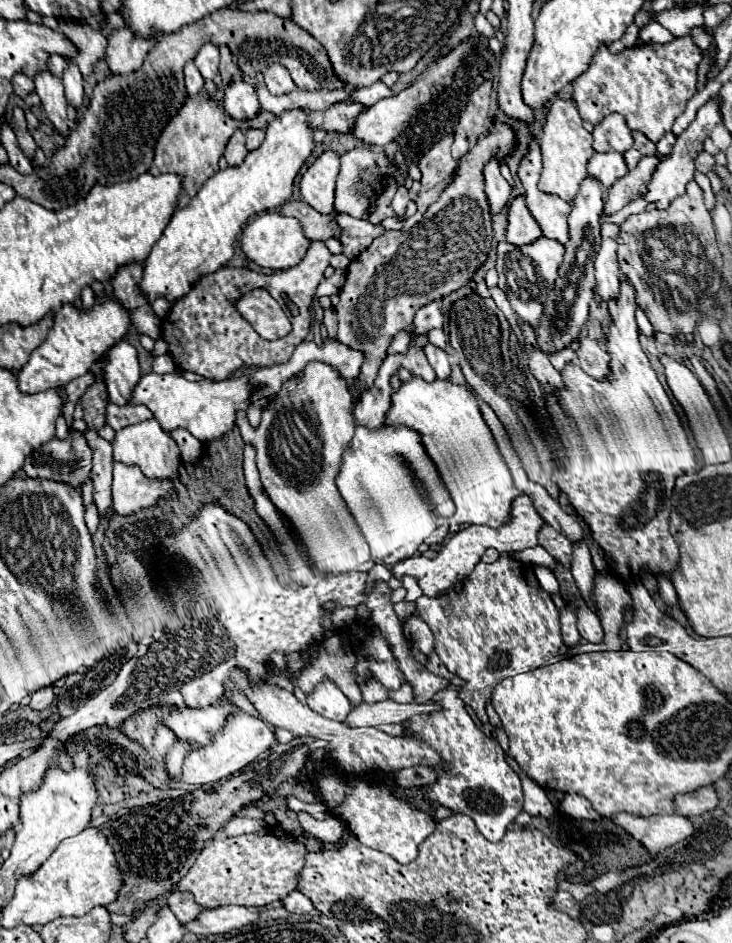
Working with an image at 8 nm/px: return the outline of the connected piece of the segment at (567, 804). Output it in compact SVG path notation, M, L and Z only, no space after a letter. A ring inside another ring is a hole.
M567 794L563 804L561 804L561 808L563 808L565 814L569 814L573 818L583 818L583 820L597 820L597 818L601 818L595 812L595 808L591 806L591 802L587 798L579 796L579 794Z

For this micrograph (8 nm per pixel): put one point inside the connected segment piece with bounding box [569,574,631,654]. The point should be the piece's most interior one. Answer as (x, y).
(611, 597)

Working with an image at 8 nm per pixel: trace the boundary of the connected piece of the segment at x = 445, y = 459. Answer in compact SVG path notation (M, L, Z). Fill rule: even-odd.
M413 378L409 382L403 382L401 388L393 394L391 398L391 410L387 412L385 424L403 424L403 426L413 426L425 442L425 448L429 450L429 456L437 464L437 470L451 492L451 498L455 502L455 516L447 520L449 524L485 524L485 526L503 526L511 520L511 504L513 500L521 494L515 484L513 476L495 444L495 438L485 424L481 416L481 398L469 390L465 384L455 384L451 380L435 380L435 382L425 382L421 378Z

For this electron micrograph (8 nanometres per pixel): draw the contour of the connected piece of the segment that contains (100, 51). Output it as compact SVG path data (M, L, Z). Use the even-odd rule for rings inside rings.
M61 20L59 30L63 34L69 34L69 38L73 38L77 46L81 46L81 54L77 56L77 66L81 74L89 74L93 64L105 54L107 38L101 32L93 30L89 24L77 20Z

